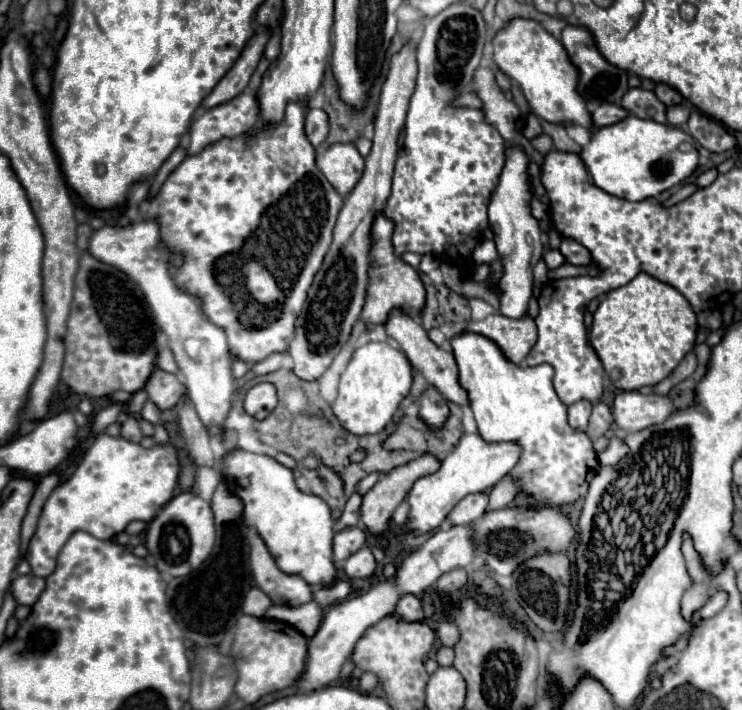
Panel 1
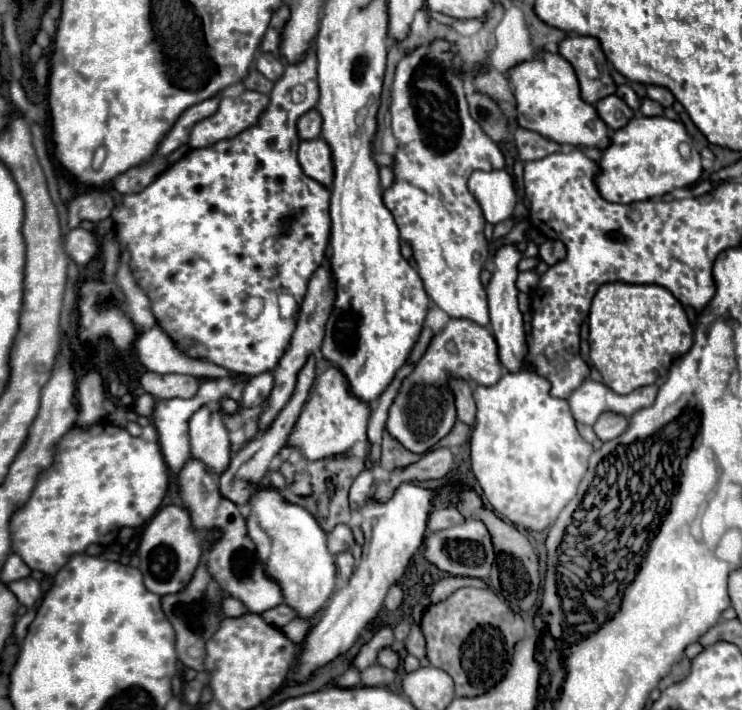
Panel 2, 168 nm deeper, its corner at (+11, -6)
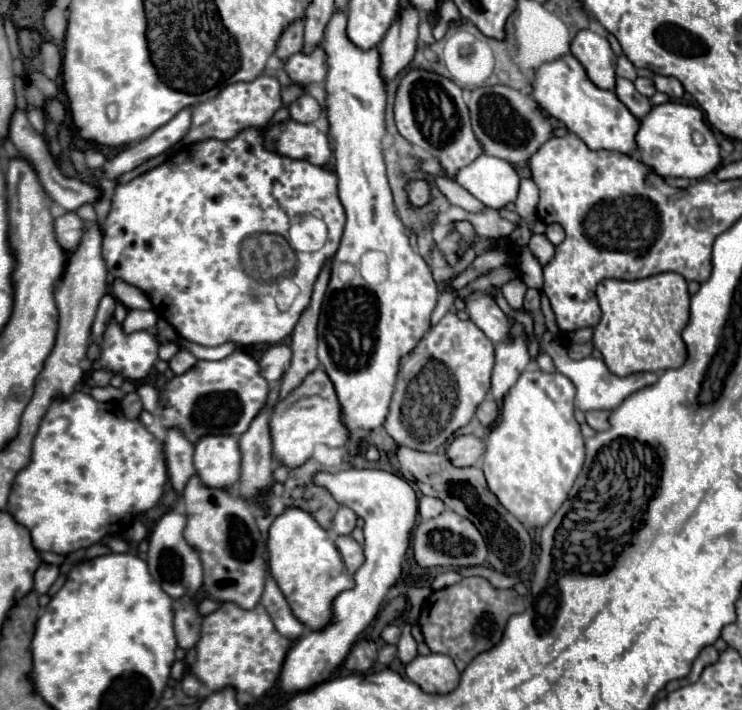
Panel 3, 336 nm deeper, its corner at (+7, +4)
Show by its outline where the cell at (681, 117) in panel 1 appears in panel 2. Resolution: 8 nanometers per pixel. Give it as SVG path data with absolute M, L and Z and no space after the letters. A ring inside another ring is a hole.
M642 98L640 100L640 114L644 116L662 116L662 106L650 98Z

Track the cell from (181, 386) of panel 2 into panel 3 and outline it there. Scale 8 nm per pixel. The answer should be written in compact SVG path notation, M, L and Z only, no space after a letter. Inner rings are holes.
M180 350L180 352L168 362L168 366L170 366L170 370L172 370L176 376L180 376L180 374L188 372L188 368L192 368L196 362L198 362L196 356L192 356L188 350Z

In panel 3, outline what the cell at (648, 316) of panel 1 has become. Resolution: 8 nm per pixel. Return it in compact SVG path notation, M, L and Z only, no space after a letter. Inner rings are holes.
M664 272L642 280L602 280L596 288L602 318L594 326L592 344L602 352L608 370L616 376L634 372L662 372L680 368L686 348L680 338L690 316L686 280L676 272Z

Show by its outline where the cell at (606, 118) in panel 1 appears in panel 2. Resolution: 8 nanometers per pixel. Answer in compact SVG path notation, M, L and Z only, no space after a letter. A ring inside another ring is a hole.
M616 94L596 102L596 110L598 110L600 118L608 124L610 130L624 128L630 122L630 118L634 116L634 110L622 98L618 98Z

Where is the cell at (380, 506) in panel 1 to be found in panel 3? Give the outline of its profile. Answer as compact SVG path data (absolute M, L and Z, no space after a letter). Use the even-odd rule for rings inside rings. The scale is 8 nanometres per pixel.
M470 434L454 438L454 442L446 450L446 456L454 466L474 466L480 462L482 452L484 452L482 438Z

